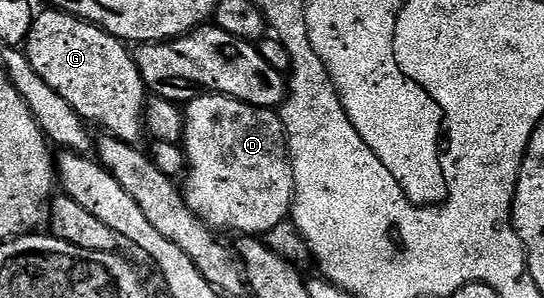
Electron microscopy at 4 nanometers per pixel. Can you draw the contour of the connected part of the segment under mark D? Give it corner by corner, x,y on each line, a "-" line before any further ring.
202,95
191,98
189,103
190,105
188,109
186,107
184,115
185,124
182,138
182,148
188,168
186,173
188,186
183,187
182,194
184,196
184,204
187,205
188,210
190,210
197,219
203,221
209,229
213,231
229,229
230,232
236,233
235,235
267,235
274,227
285,224
292,207
292,163
288,159
288,137
284,134
283,120
271,109
249,108
243,101
234,100
230,97
219,96
216,98
212,95

